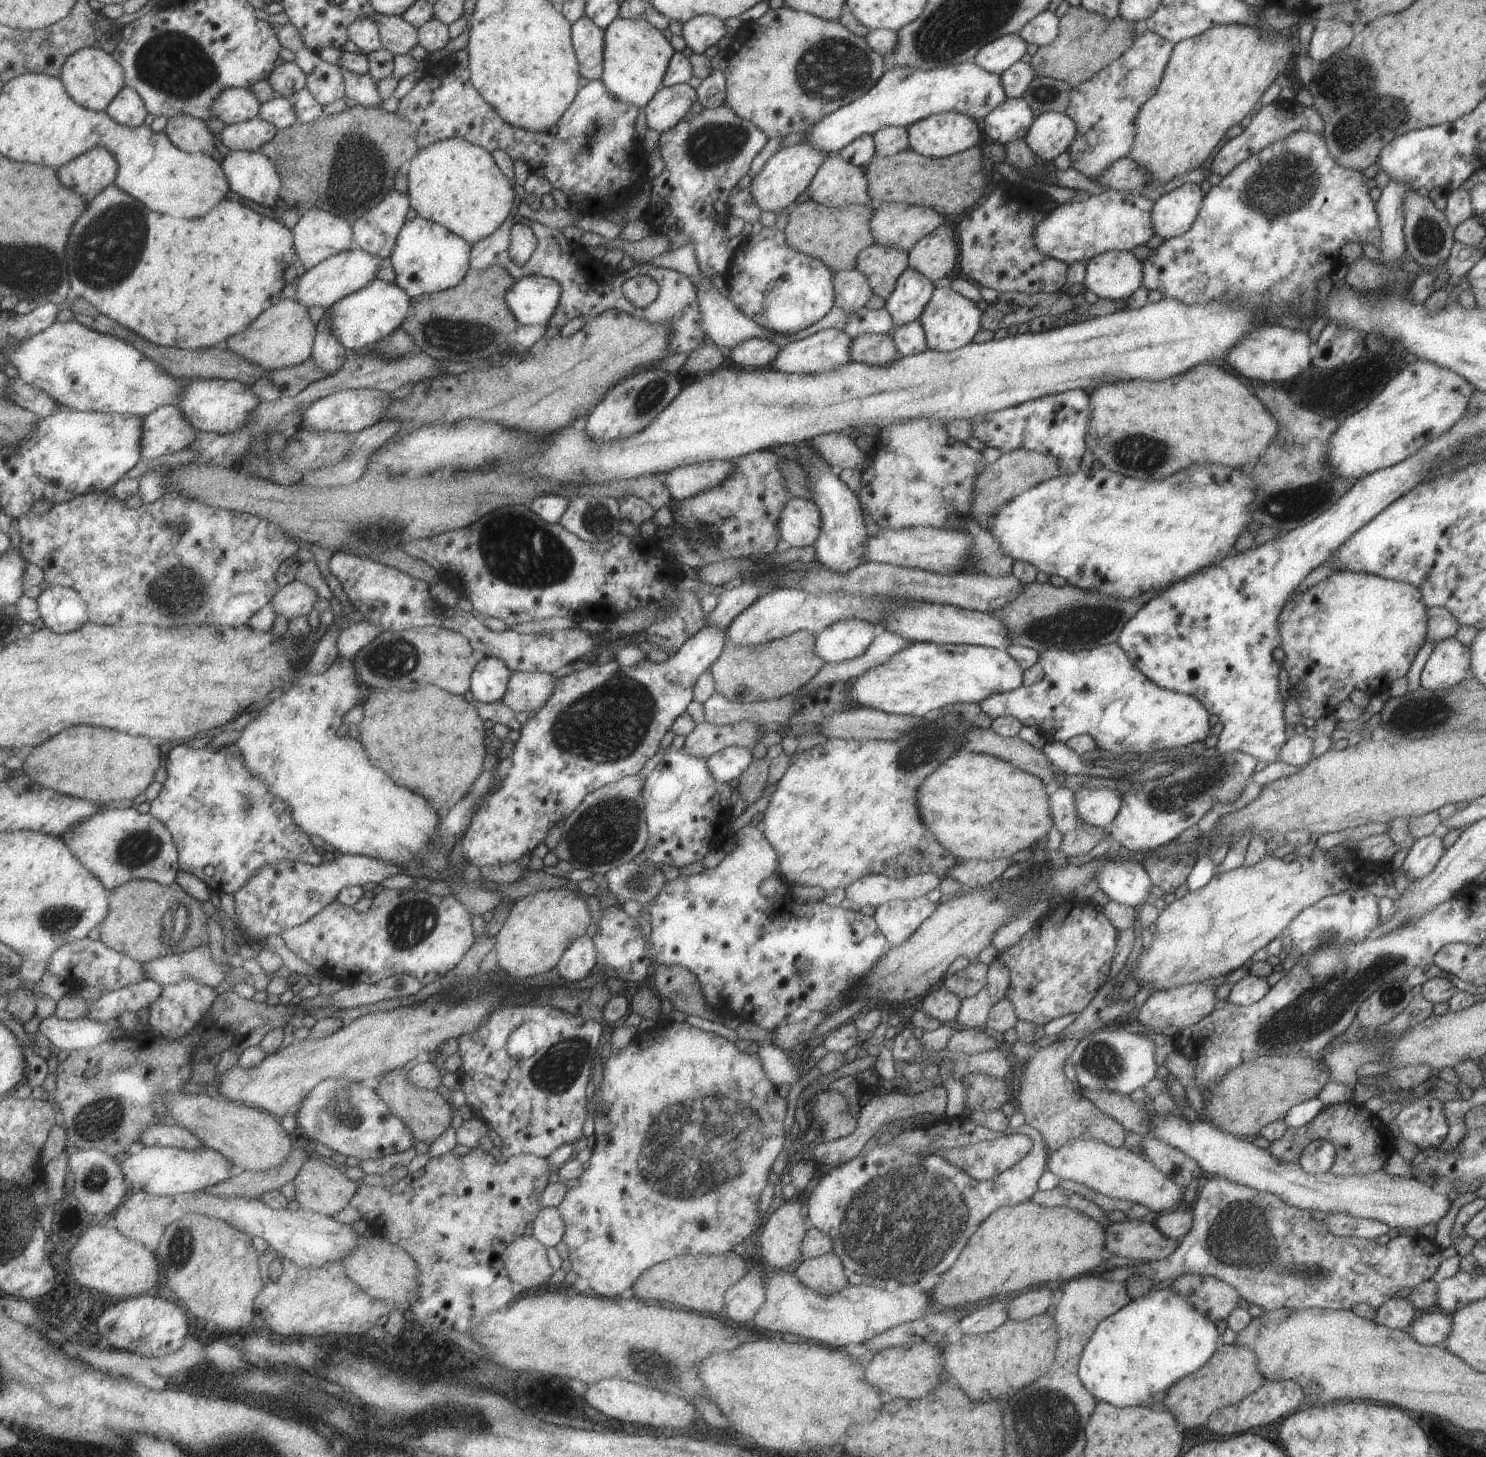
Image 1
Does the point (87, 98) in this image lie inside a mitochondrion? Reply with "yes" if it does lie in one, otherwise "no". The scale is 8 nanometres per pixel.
no

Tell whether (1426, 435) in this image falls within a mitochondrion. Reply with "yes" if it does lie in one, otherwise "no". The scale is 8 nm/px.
no

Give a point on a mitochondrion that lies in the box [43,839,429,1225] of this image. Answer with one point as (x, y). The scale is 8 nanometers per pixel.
(98, 1119)

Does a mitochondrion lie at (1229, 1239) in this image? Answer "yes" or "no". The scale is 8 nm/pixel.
yes

